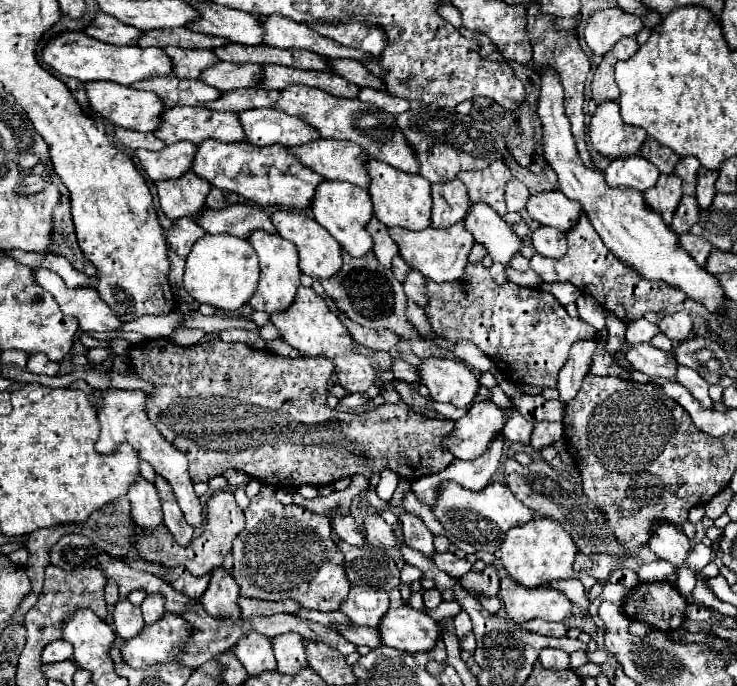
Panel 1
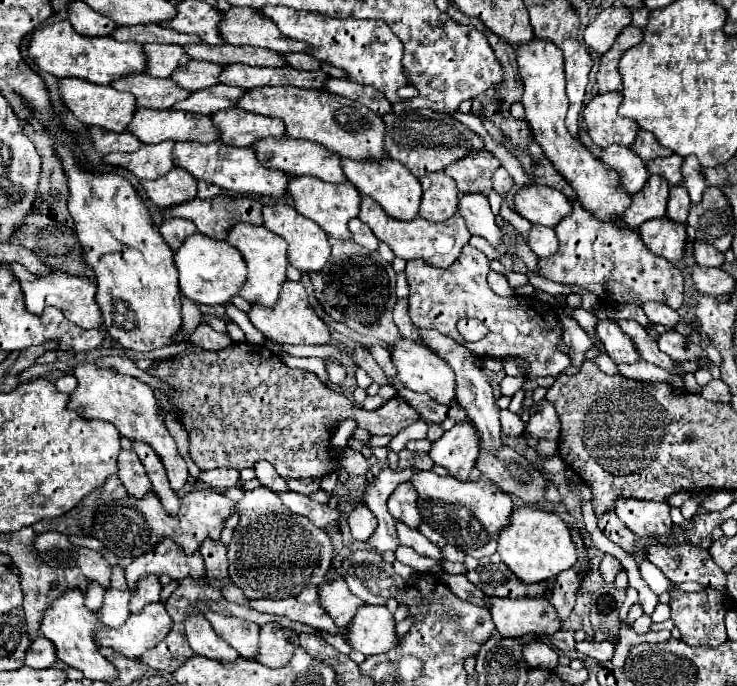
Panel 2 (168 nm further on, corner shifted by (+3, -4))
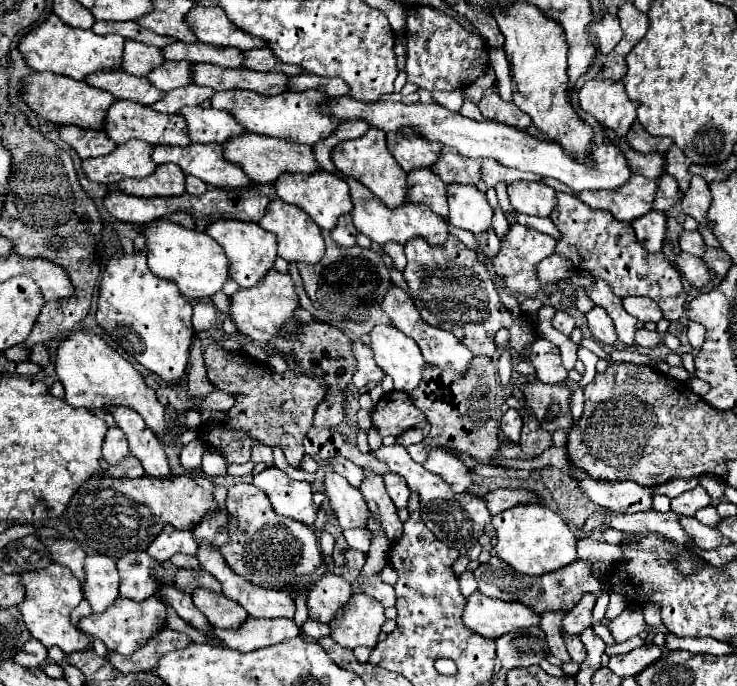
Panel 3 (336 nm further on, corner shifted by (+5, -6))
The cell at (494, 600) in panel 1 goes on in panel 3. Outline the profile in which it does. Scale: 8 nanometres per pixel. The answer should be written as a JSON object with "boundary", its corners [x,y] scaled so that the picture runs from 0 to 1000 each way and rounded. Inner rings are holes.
{"boundary":[[[630,834],[624,840],[624,863],[627,863],[627,869],[635,872],[640,863],[646,863],[646,857],[649,857],[649,851],[646,851],[643,837],[640,834]]]}

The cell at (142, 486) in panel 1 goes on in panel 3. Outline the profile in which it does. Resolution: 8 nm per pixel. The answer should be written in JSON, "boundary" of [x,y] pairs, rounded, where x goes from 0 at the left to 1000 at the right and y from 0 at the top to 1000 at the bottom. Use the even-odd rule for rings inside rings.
{"boundary":[[[149,621],[144,636],[141,636],[141,647],[138,647],[138,665],[147,676],[160,676],[171,662],[174,662],[174,644],[168,630],[160,621]]]}

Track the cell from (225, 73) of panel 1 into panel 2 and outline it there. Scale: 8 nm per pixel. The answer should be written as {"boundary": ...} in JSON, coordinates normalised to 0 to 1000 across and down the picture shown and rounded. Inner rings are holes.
{"boundary":[[[261,87],[252,96],[247,96],[247,102],[239,102],[233,117],[242,120],[247,128],[266,134],[266,131],[277,131],[277,128],[299,122],[301,102],[304,102],[304,96]]]}

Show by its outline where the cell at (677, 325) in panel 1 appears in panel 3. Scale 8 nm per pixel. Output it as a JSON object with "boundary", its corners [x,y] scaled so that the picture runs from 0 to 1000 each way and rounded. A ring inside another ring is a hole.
{"boundary":[[[849,431],[847,434],[847,452],[871,466],[871,469],[893,469],[898,466],[898,455],[893,449],[893,443],[887,437],[882,437],[879,431]]]}

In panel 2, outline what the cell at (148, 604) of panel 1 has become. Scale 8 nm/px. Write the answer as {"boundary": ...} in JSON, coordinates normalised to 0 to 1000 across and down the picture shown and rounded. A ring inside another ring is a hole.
{"boundary":[[[193,840],[187,845],[187,860],[182,863],[179,875],[176,875],[176,892],[179,895],[190,895],[195,883],[217,878],[217,848],[214,840]]]}

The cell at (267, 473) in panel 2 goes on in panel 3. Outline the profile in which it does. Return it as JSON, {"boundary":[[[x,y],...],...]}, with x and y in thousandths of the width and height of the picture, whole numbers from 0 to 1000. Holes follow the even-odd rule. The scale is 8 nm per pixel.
{"boundary":[[[345,647],[342,650],[342,673],[361,673],[369,679],[369,653],[361,650],[361,647]]]}

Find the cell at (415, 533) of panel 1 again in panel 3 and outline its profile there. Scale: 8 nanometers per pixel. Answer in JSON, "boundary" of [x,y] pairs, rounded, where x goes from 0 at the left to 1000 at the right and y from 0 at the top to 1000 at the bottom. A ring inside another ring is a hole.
{"boundary":[[[526,688],[526,691],[521,691],[521,706],[524,706],[526,720],[532,723],[535,738],[537,741],[551,741],[554,726],[556,726],[556,714],[554,714],[551,700],[545,694],[540,694],[537,688]]]}

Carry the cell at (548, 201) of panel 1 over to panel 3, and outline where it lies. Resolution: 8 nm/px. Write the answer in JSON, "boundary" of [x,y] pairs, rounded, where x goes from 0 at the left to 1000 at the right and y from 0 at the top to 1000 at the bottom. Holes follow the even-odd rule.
{"boundary":[[[700,262],[689,268],[689,289],[700,309],[744,315],[754,300],[754,280],[738,265]]]}

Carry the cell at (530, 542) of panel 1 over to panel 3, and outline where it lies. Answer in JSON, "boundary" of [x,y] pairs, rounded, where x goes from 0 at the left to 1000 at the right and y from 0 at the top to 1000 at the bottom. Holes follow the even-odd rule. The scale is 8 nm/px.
{"boundary":[[[703,735],[687,746],[668,752],[668,764],[673,770],[673,805],[687,822],[692,822],[700,834],[716,840],[735,840],[741,834],[757,831],[784,813],[782,808],[782,781],[771,770],[771,764],[741,738]]]}

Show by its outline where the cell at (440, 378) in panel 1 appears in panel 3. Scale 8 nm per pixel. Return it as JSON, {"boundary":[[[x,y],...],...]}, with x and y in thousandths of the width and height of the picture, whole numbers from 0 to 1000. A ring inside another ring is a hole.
{"boundary":[[[513,472],[499,490],[507,525],[521,539],[521,545],[532,548],[535,566],[559,571],[570,557],[570,542],[578,531],[567,501],[526,472]]]}

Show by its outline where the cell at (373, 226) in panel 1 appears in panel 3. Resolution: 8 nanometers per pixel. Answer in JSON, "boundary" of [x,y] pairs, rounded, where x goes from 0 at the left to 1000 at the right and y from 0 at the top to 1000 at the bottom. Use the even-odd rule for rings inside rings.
{"boundary":[[[464,312],[456,324],[456,329],[450,332],[450,347],[453,353],[459,353],[461,359],[478,359],[483,356],[483,332],[478,332],[478,318],[475,312]]]}

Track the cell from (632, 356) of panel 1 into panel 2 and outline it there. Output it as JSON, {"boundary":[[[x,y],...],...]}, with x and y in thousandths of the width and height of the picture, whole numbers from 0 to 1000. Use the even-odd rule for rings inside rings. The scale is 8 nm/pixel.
{"boundary":[[[817,466],[809,475],[809,484],[820,501],[822,516],[836,528],[836,531],[860,531],[868,528],[868,513],[858,493],[839,481],[839,472],[833,466]]]}

